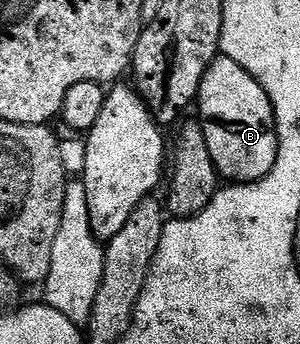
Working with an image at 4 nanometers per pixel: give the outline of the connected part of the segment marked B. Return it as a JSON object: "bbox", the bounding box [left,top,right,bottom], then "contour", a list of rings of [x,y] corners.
{"bbox":[196,54,277,185],"contour":[[[218,54],[217,58],[211,61],[203,77],[196,106],[201,107],[199,118],[203,125],[203,134],[207,136],[207,149],[211,149],[211,161],[215,161],[217,172],[222,180],[232,181],[237,185],[255,183],[267,177],[267,173],[271,173],[271,169],[277,163],[277,122],[273,116],[273,106],[263,85],[259,85],[259,81],[251,77],[247,69],[235,65],[231,57]]]}

